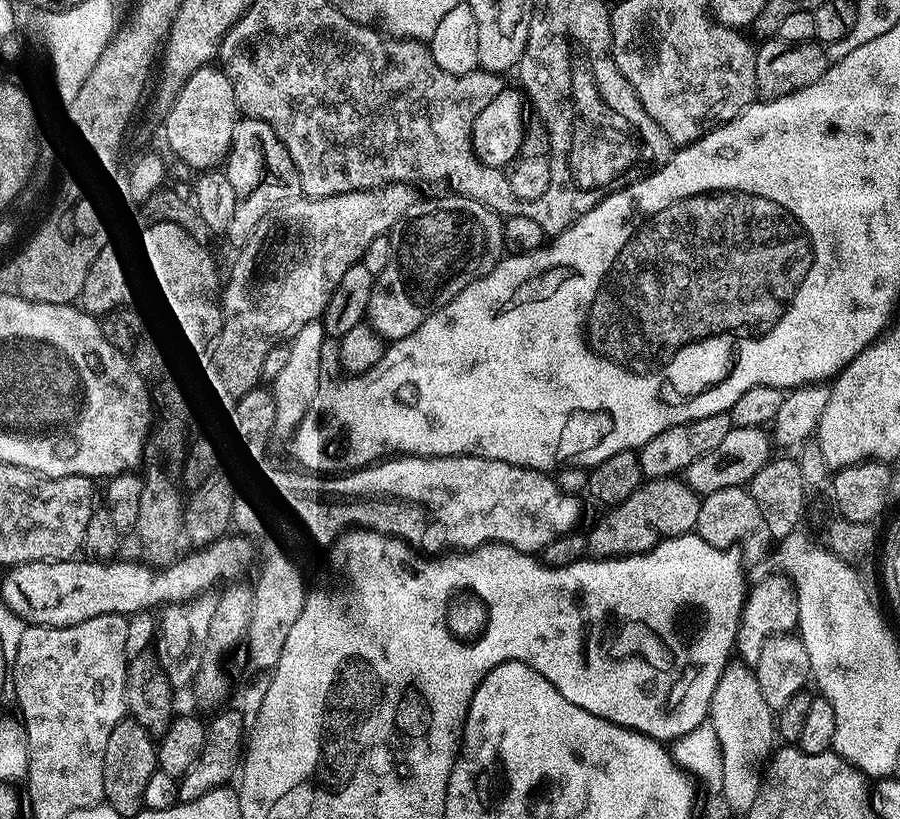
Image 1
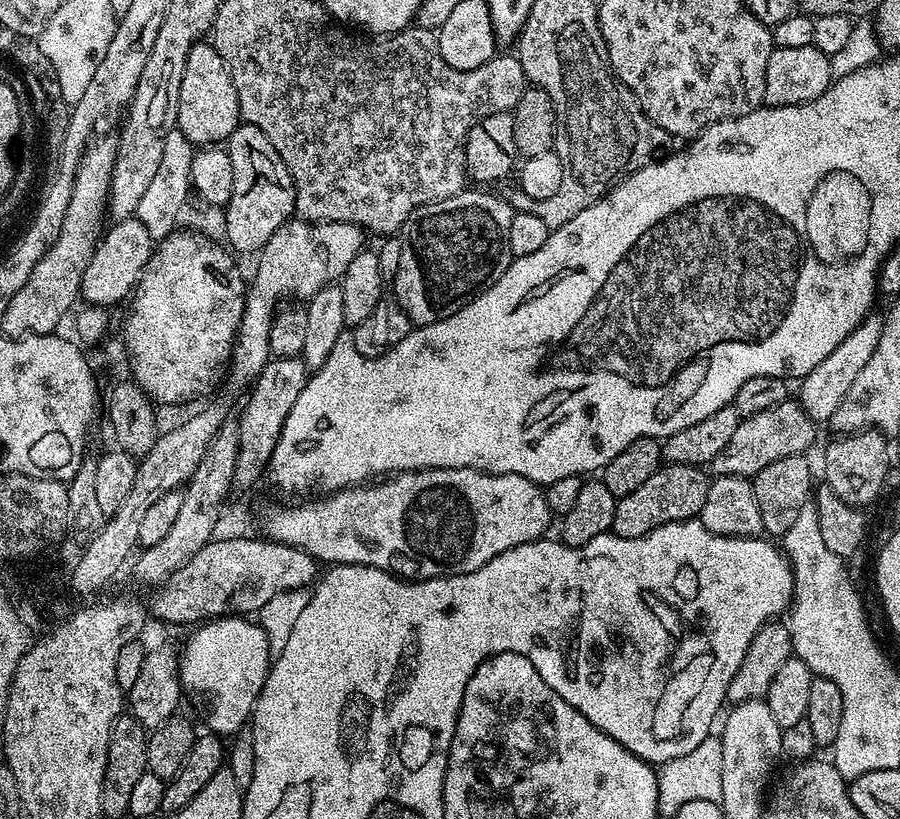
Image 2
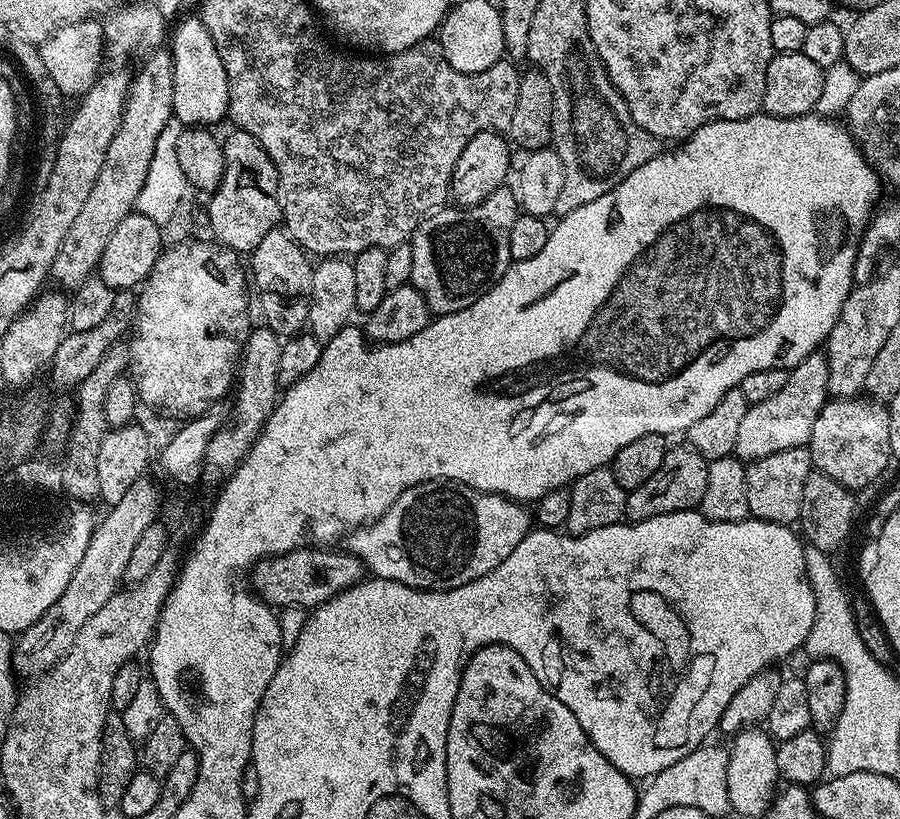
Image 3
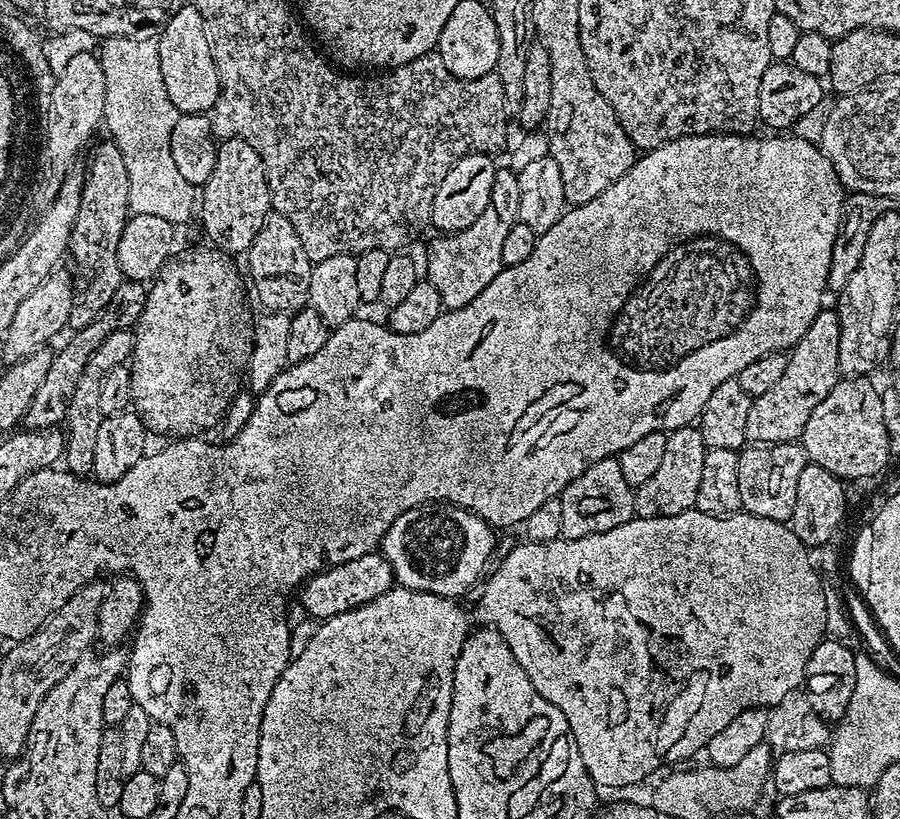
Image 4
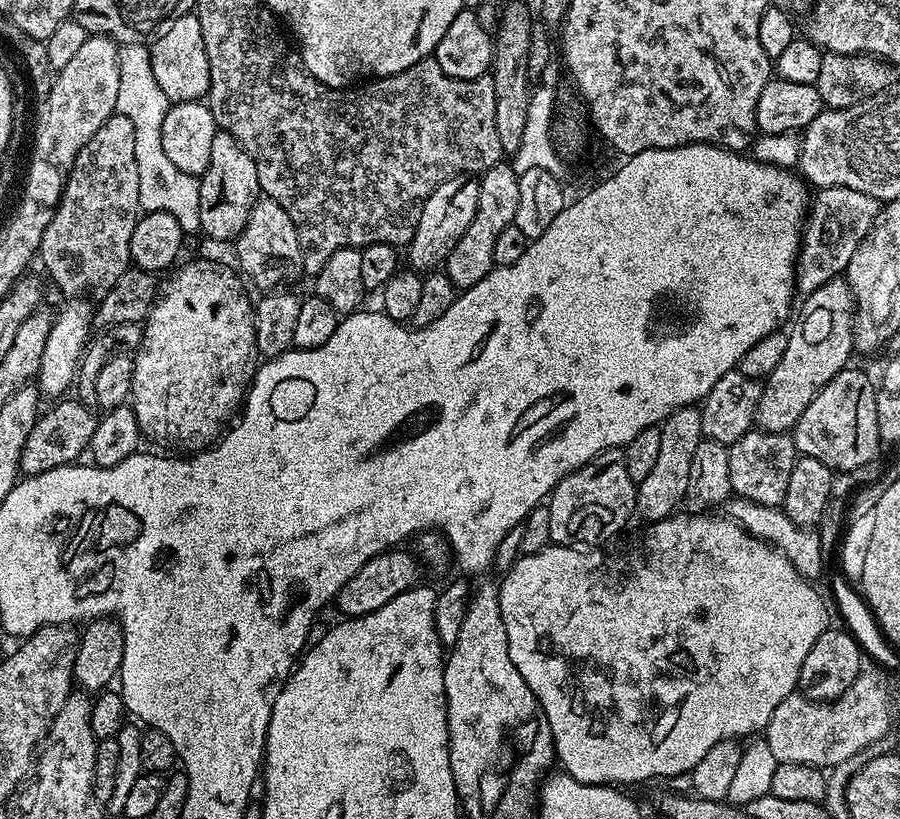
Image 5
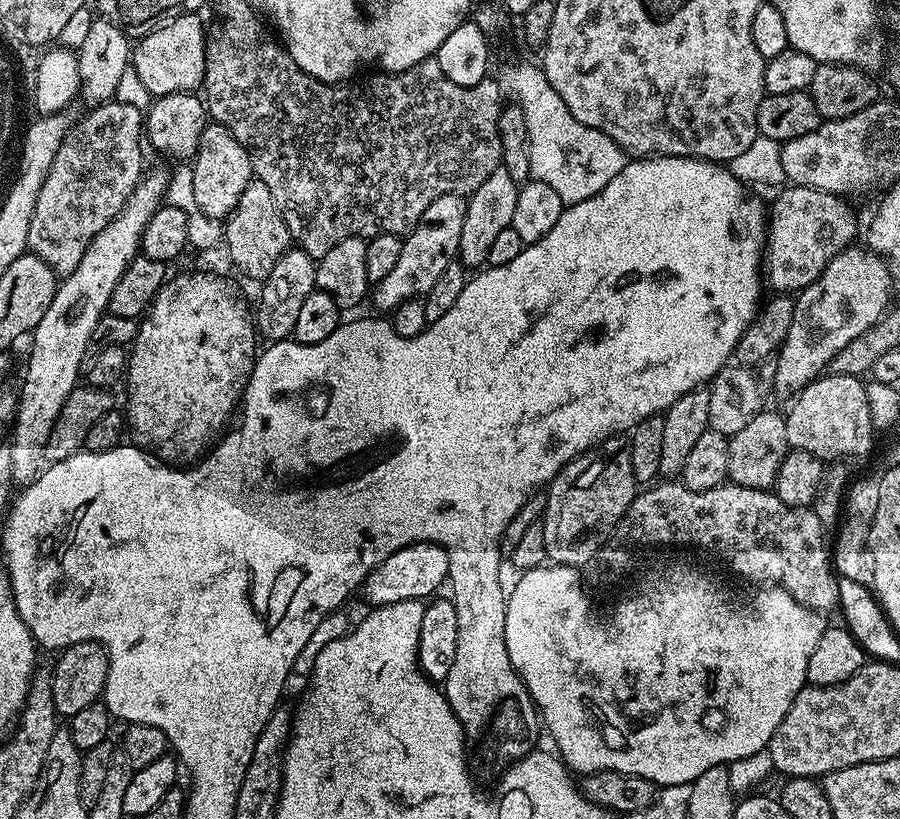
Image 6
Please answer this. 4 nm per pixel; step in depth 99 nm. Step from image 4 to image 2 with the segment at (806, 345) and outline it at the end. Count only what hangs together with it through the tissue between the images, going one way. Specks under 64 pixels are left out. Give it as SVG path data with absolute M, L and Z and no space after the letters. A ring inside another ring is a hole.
M795 399L784 400L778 406L770 406L770 410L762 410L762 414L754 414L741 419L738 430L730 437L726 450L718 454L710 465L713 477L718 476L757 476L770 462L778 462L778 458L790 458L807 453L808 447L816 440L817 421L811 420L806 410Z

